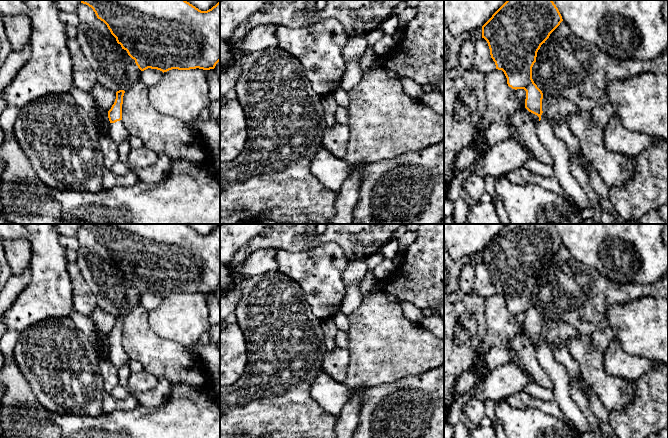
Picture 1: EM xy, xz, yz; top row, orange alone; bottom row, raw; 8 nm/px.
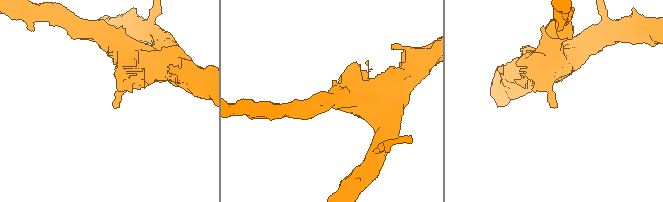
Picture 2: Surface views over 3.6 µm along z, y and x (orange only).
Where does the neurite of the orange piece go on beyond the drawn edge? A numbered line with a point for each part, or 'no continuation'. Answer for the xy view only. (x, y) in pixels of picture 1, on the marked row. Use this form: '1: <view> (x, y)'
1: xy (117, 131)

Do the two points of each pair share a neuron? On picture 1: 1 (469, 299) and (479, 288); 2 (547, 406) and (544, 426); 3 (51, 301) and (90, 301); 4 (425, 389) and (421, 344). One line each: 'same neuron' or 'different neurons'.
1: different neurons
2: different neurons
3: different neurons
4: different neurons

